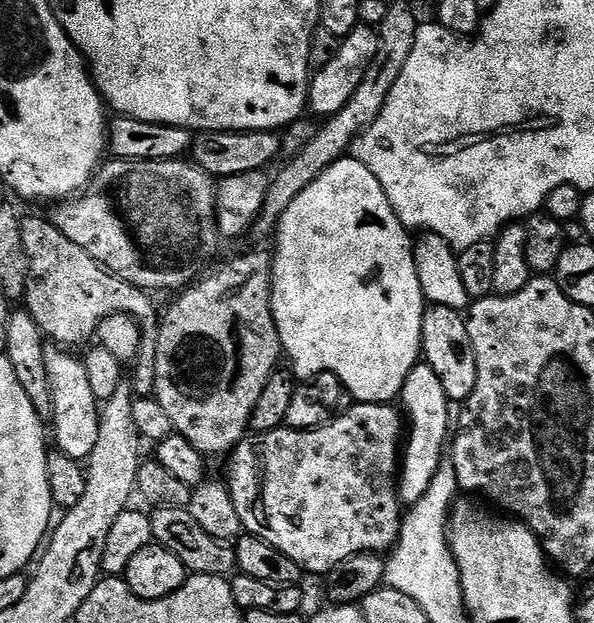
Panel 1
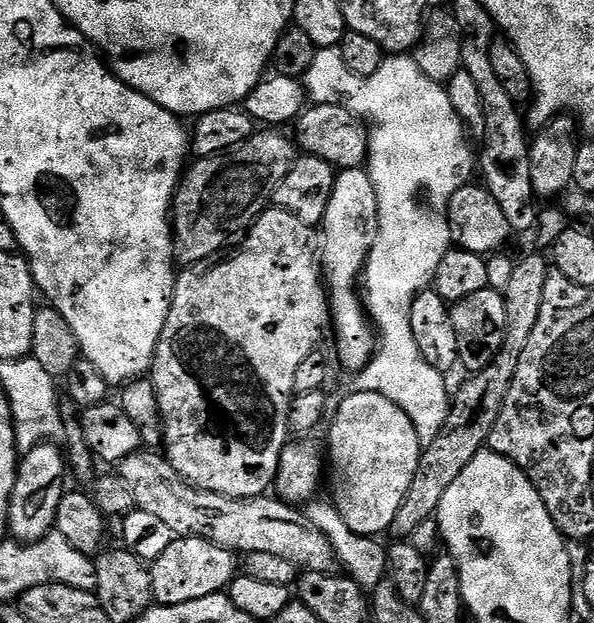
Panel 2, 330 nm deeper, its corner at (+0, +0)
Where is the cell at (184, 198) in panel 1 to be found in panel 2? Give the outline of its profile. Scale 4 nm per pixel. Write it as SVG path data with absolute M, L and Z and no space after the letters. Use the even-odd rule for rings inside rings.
M260 130L247 142L223 156L211 156L205 160L196 158L191 161L190 167L180 177L174 201L177 265L187 266L219 257L225 250L239 244L247 236L249 228L273 203L277 186L284 181L298 159L298 148L293 137L283 136L280 132L283 131Z

